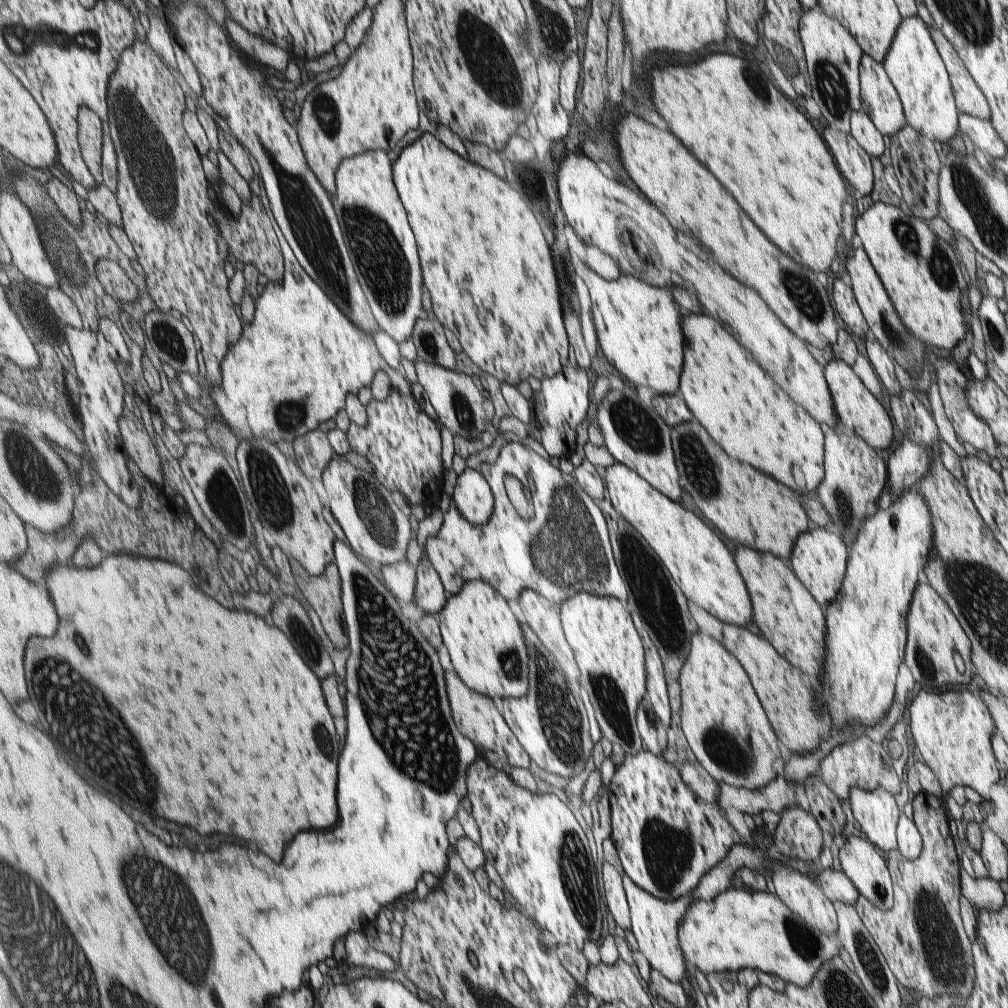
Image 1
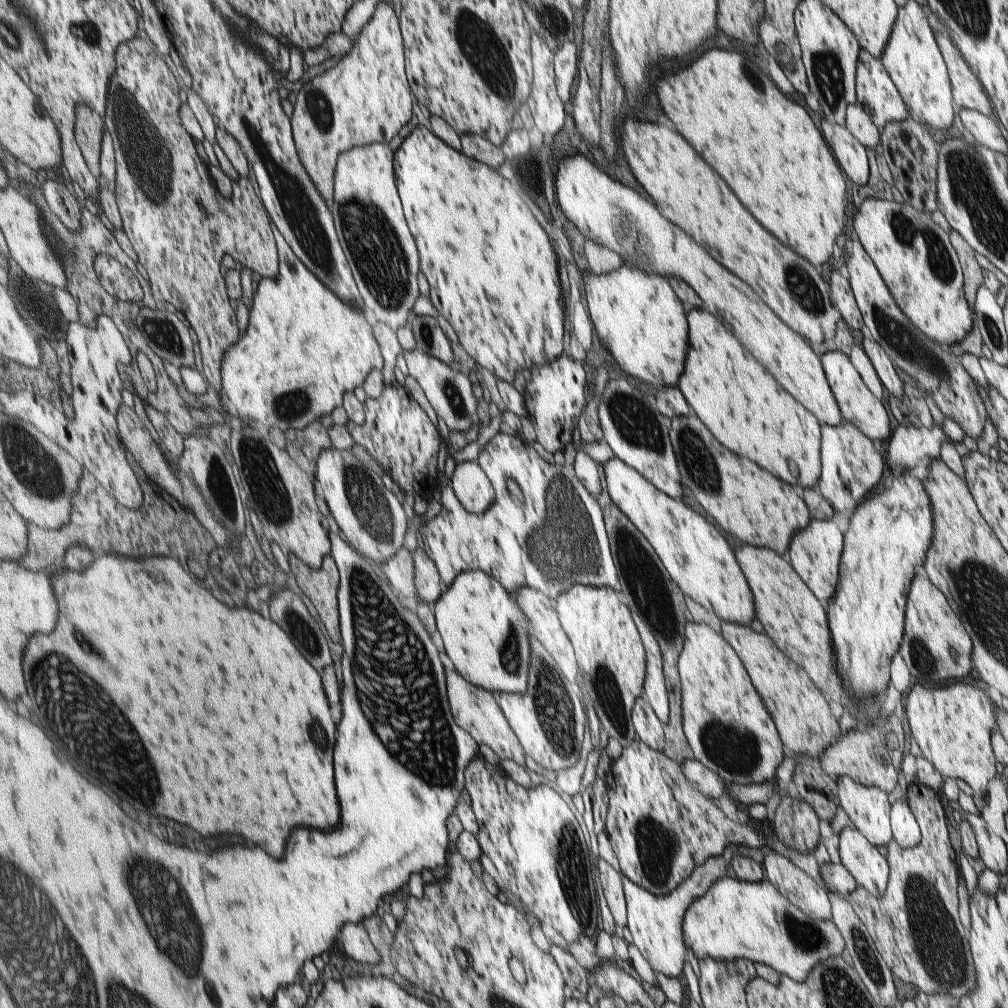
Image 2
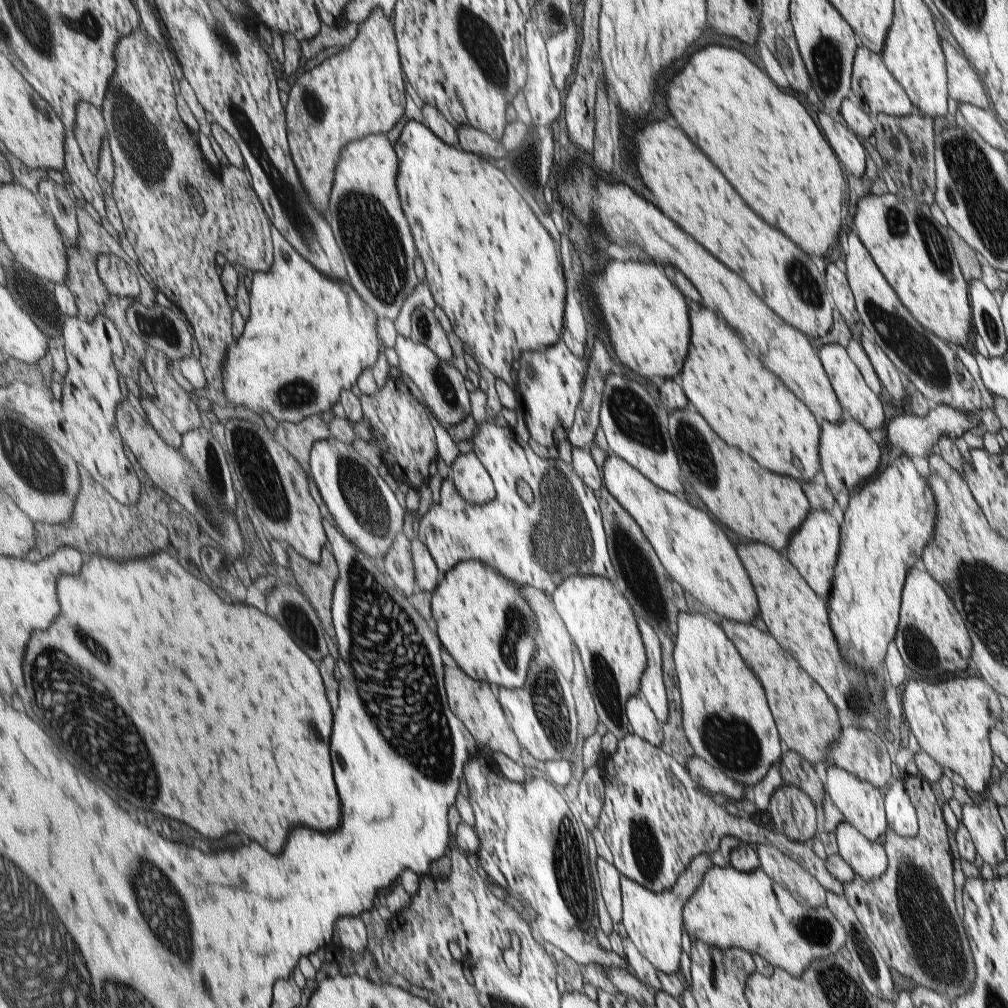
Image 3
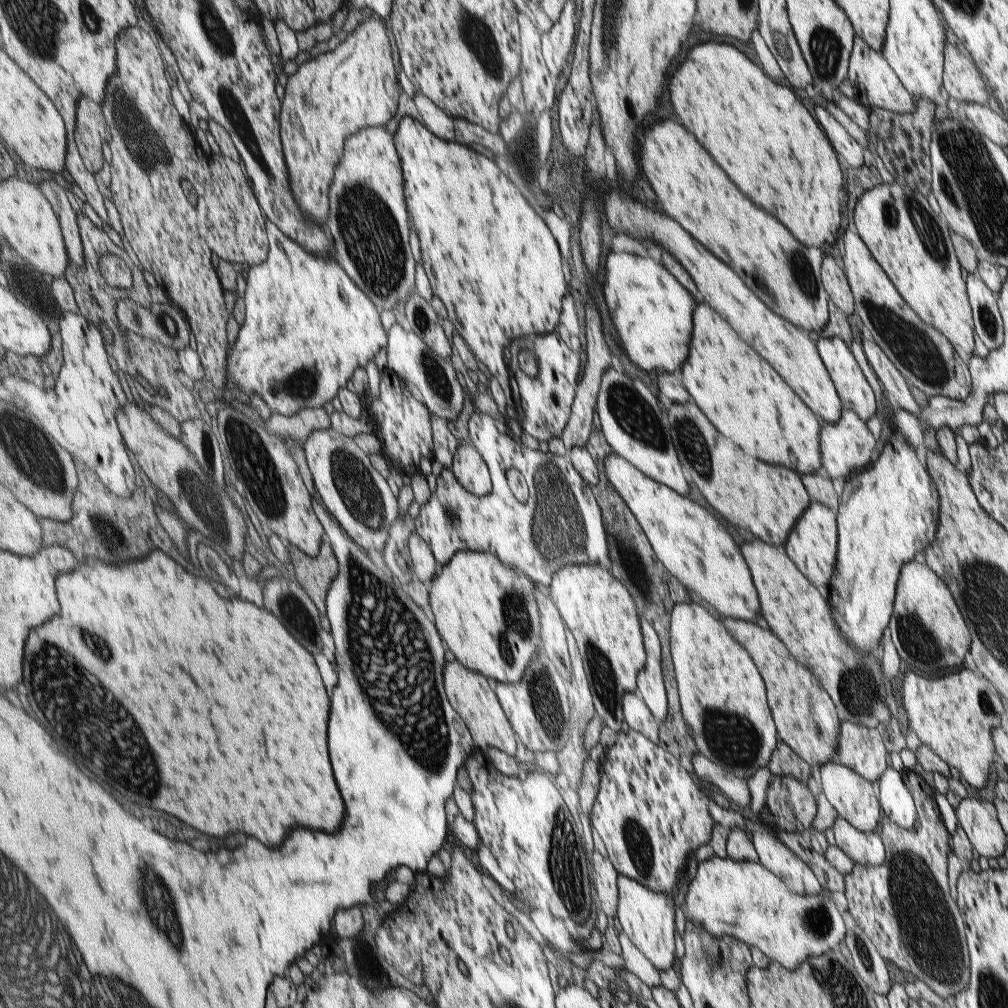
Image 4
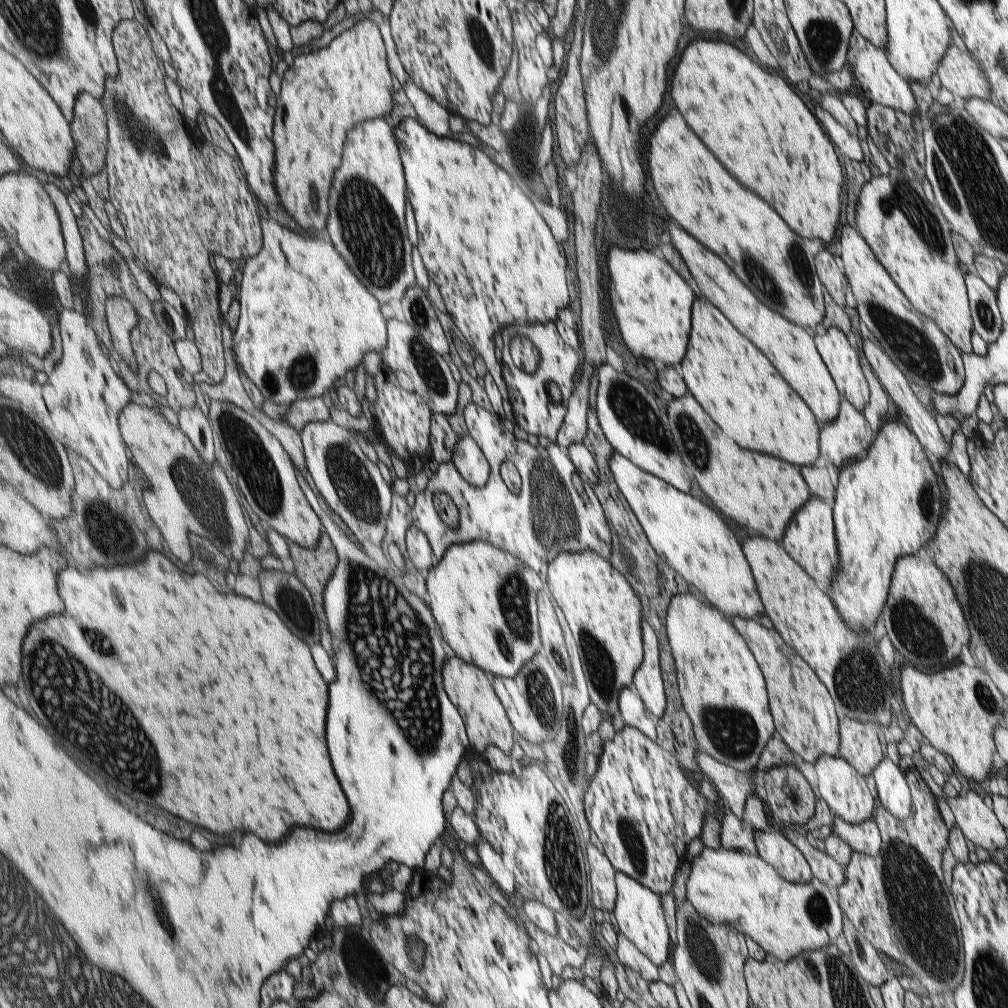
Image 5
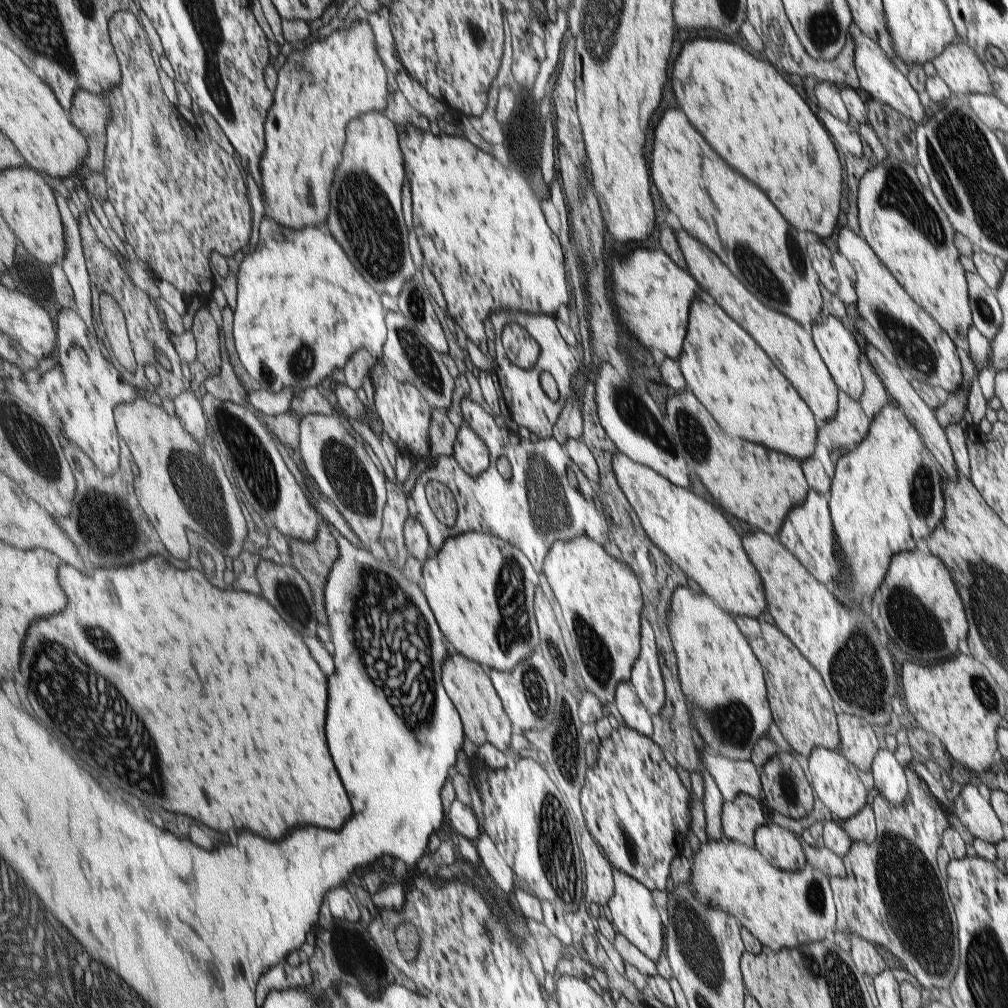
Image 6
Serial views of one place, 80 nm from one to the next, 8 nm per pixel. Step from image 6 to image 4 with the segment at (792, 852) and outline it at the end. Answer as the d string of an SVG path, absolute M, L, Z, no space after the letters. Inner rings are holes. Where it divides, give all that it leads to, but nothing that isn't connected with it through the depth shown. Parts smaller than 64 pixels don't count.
M758 830L750 834L753 848L761 863L771 874L798 895L818 895L821 885L809 867L797 858L775 836L760 833Z

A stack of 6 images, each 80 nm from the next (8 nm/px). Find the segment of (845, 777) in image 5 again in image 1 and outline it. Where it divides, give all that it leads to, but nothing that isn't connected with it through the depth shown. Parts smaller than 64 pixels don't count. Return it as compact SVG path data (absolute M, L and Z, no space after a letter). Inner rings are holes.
M853 787L847 794L848 800L843 803L844 807L852 812L853 818L859 823L865 839L875 847L885 850L885 852L895 849L897 846L896 824L900 817L900 811L893 795L881 787L877 787L871 792Z

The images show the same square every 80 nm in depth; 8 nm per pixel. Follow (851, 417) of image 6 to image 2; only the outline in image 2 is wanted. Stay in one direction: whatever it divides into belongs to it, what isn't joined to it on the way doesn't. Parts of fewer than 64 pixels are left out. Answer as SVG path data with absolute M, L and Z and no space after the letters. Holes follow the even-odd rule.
M843 421L838 426L821 424L821 478L815 489L829 502L835 513L834 519L841 527L844 520L839 513L856 510L865 499L865 494L879 482L883 474L883 458L871 442L851 422Z

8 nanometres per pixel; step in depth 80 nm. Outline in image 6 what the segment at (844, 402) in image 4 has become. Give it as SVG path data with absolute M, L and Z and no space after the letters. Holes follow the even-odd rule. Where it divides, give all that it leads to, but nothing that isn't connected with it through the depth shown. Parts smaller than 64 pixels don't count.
M832 316L811 327L813 344L837 390L858 402L863 392L861 373L857 368L859 350L849 331L845 323Z

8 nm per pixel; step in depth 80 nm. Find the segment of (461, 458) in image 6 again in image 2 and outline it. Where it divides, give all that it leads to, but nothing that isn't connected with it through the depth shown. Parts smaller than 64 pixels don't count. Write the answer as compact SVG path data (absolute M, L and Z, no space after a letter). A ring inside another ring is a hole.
M473 462L457 464L451 478L452 489L465 510L483 516L496 499L494 484L484 468Z

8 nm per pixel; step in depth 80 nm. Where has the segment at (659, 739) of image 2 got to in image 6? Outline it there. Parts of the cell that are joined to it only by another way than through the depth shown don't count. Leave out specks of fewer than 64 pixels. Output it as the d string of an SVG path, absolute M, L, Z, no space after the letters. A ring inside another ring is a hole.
M629 681L620 682L614 692L614 702L621 720L633 730L650 737L652 735L651 715L641 704Z

